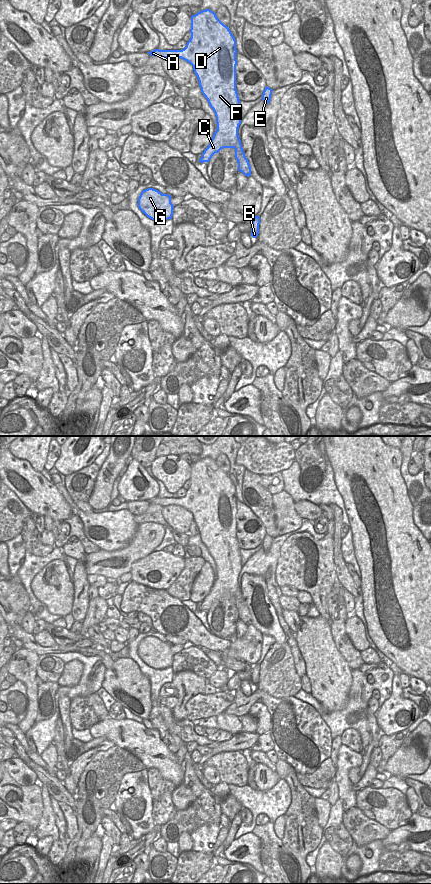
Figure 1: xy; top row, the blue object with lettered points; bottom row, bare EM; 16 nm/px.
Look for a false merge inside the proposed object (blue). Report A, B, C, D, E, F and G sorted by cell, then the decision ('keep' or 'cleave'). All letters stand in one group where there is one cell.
A B C D E F G | keep

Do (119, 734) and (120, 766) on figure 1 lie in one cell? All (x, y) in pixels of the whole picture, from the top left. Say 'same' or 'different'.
different

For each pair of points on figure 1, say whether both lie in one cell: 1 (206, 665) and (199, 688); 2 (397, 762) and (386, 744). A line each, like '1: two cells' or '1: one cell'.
1: two cells
2: two cells

